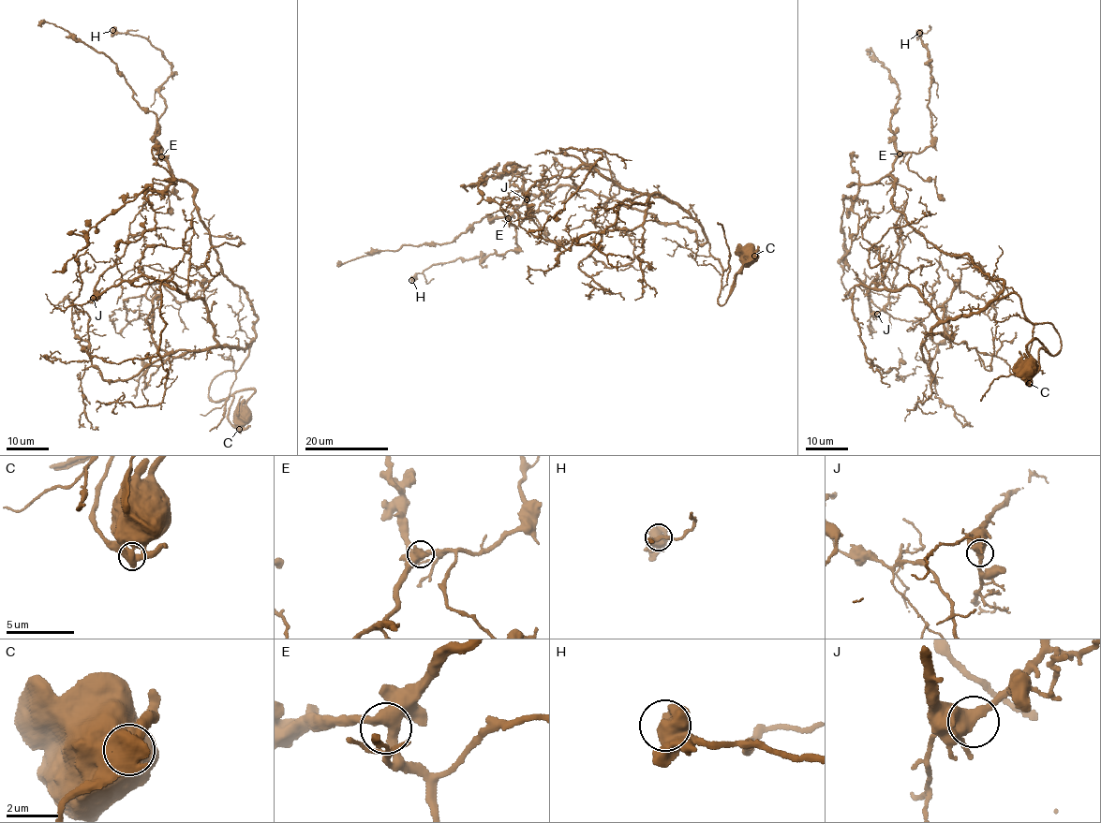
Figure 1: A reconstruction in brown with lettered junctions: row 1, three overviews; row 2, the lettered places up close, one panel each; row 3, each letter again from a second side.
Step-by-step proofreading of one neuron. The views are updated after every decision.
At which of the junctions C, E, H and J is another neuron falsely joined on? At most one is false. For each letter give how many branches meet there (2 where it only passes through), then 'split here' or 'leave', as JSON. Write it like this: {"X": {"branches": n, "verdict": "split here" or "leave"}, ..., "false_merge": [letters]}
{"C": {"branches": 1, "verdict": "split here"}, "E": {"branches": 3, "verdict": "leave"}, "H": {"branches": 1, "verdict": "leave"}, "J": {"branches": 3, "verdict": "leave"}, "false_merge": ["C"]}

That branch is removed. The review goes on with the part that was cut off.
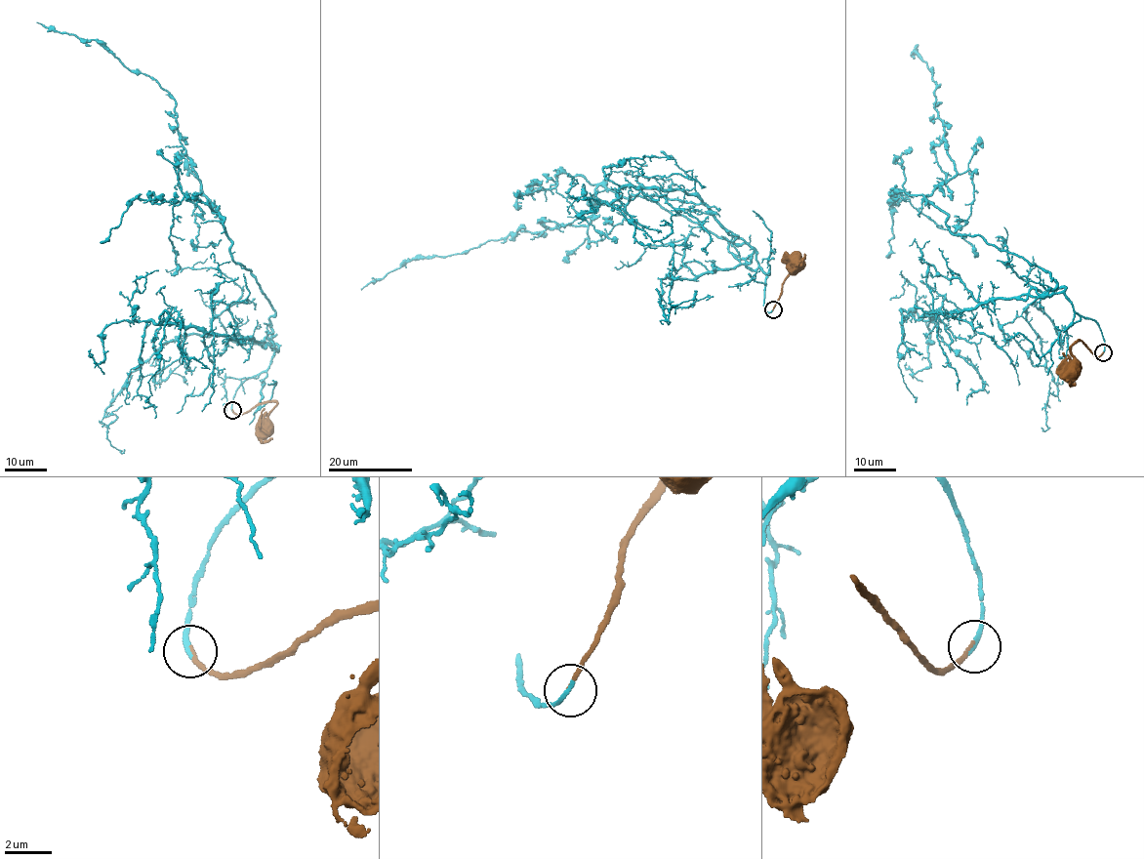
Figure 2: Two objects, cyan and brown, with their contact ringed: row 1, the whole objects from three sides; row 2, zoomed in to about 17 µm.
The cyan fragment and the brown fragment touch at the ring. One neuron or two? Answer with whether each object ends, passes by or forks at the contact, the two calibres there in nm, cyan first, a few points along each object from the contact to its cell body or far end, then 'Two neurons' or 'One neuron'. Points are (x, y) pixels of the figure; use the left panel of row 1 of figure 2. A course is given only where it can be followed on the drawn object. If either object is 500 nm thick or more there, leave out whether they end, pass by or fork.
At the ring cyan ends. At the ring brown ends. Thickness 200 nm (cyan) against 120 nm. Course of cyan: (232, 410), (278, 350), (274, 312), (234, 263), (181, 142), (176, 101), (94, 40), (36, 21). Course of brown: (232, 410), (243, 414), (256, 405), (275, 402), (265, 427). One neuron

